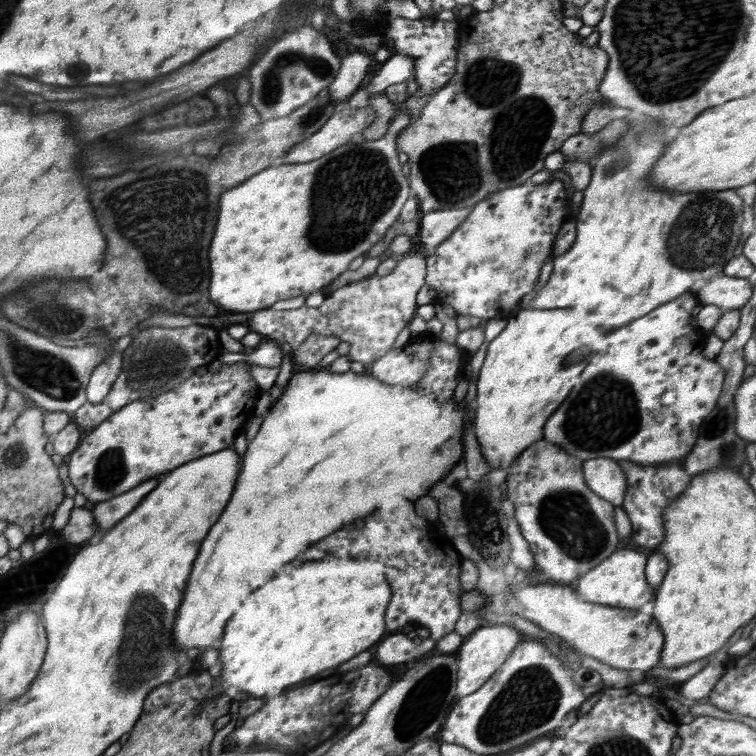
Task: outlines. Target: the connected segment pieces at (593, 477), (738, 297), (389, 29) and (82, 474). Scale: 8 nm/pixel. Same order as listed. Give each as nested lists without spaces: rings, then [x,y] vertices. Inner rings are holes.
[[[610,458],[588,459],[583,464],[586,486],[614,506],[624,502],[626,476],[618,467],[618,461]]]
[[[723,273],[708,281],[696,298],[702,305],[716,305],[723,310],[741,309],[752,296],[753,285],[745,278],[729,277]]]
[[[396,17],[385,22],[384,36],[394,40],[394,48],[398,54],[406,54],[414,62],[414,76],[418,90],[414,98],[430,96],[454,76],[458,50],[458,19],[442,21],[435,18],[407,19]]]
[[[246,361],[222,365],[218,372],[208,370],[202,377],[194,373],[170,392],[126,404],[90,434],[82,434],[68,462],[68,476],[76,492],[100,503],[192,458],[233,448],[241,428],[255,416],[255,404],[262,394],[250,375],[252,368]]]

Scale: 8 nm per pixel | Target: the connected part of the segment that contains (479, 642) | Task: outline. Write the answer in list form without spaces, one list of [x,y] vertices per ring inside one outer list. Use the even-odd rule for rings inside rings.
[[[489,624],[464,638],[456,652],[459,664],[456,688],[458,698],[476,692],[502,666],[520,640],[520,631],[512,624]]]

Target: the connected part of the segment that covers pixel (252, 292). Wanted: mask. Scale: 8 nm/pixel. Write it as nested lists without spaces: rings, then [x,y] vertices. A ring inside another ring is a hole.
[[[403,104],[391,119],[384,137],[340,145],[318,160],[308,163],[269,166],[240,186],[224,192],[220,198],[220,216],[210,248],[210,298],[220,306],[224,304],[228,310],[264,310],[278,300],[308,294],[330,284],[349,269],[348,264],[354,258],[365,256],[399,218],[402,204],[409,197],[410,186],[402,174],[396,137],[410,125],[410,121],[410,110]]]

